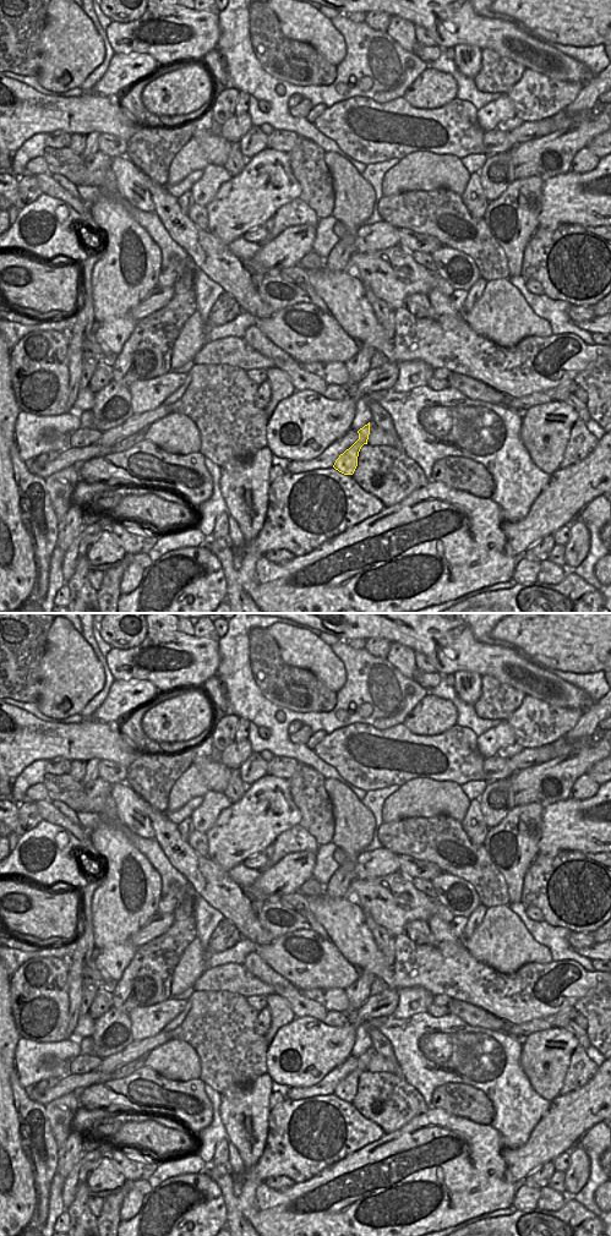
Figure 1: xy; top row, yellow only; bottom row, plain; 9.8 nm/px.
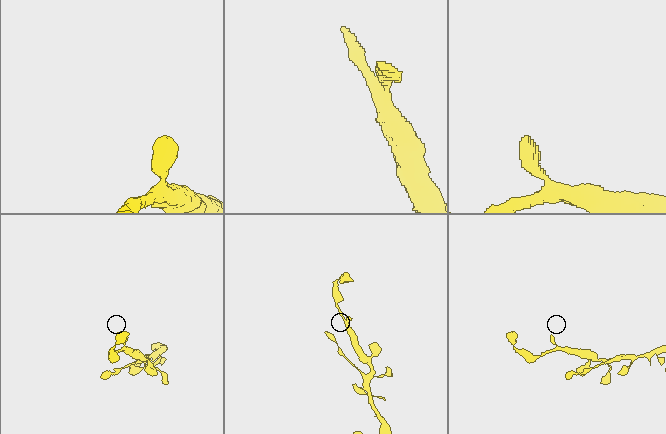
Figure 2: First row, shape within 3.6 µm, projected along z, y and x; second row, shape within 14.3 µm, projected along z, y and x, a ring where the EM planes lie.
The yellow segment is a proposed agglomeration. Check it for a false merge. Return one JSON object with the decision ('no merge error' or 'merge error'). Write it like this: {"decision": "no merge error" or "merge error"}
{"decision": "no merge error"}

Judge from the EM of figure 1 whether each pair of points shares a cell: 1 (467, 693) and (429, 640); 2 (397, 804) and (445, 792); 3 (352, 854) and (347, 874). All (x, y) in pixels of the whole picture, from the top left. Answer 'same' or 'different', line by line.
1: different
2: same
3: same

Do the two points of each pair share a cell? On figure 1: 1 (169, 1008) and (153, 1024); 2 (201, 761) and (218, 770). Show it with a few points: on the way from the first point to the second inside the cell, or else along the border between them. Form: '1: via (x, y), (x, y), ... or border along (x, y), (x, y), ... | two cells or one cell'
1: via (165, 1012), (157, 1021) | one cell
2: via (205, 765), (209, 770), (214, 770) | one cell

